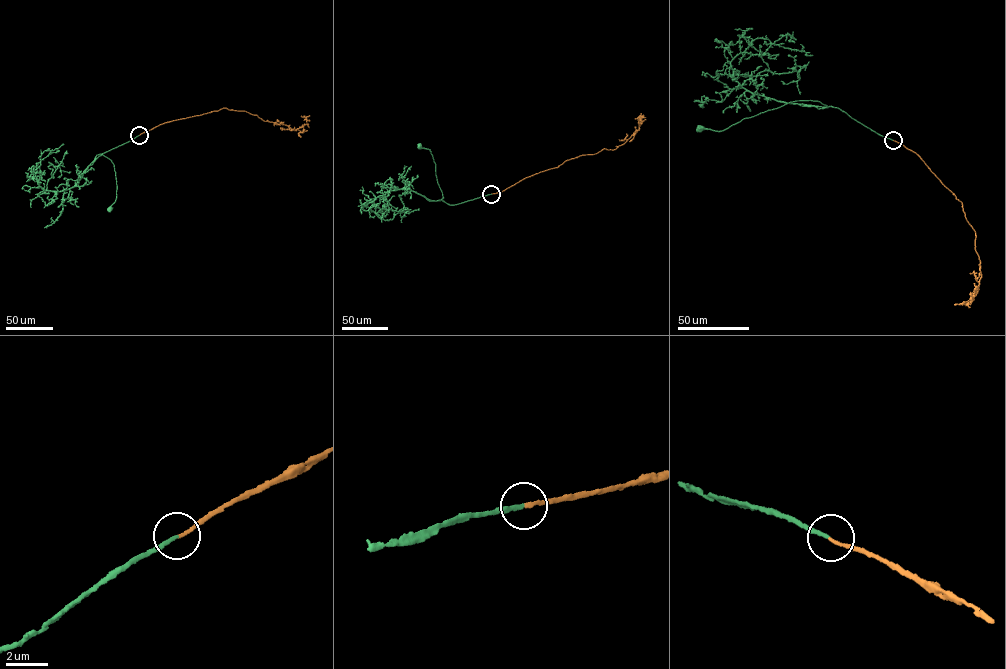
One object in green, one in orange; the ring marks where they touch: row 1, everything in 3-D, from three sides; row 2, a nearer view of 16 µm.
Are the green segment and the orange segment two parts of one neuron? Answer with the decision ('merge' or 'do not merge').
merge

